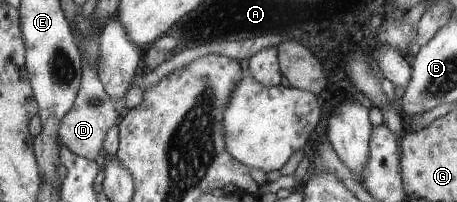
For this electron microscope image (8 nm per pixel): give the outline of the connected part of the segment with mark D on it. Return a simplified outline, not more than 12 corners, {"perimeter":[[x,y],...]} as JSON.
{"perimeter":[[83,60],[74,105],[58,125],[59,141],[95,161],[118,122],[97,68]]}

